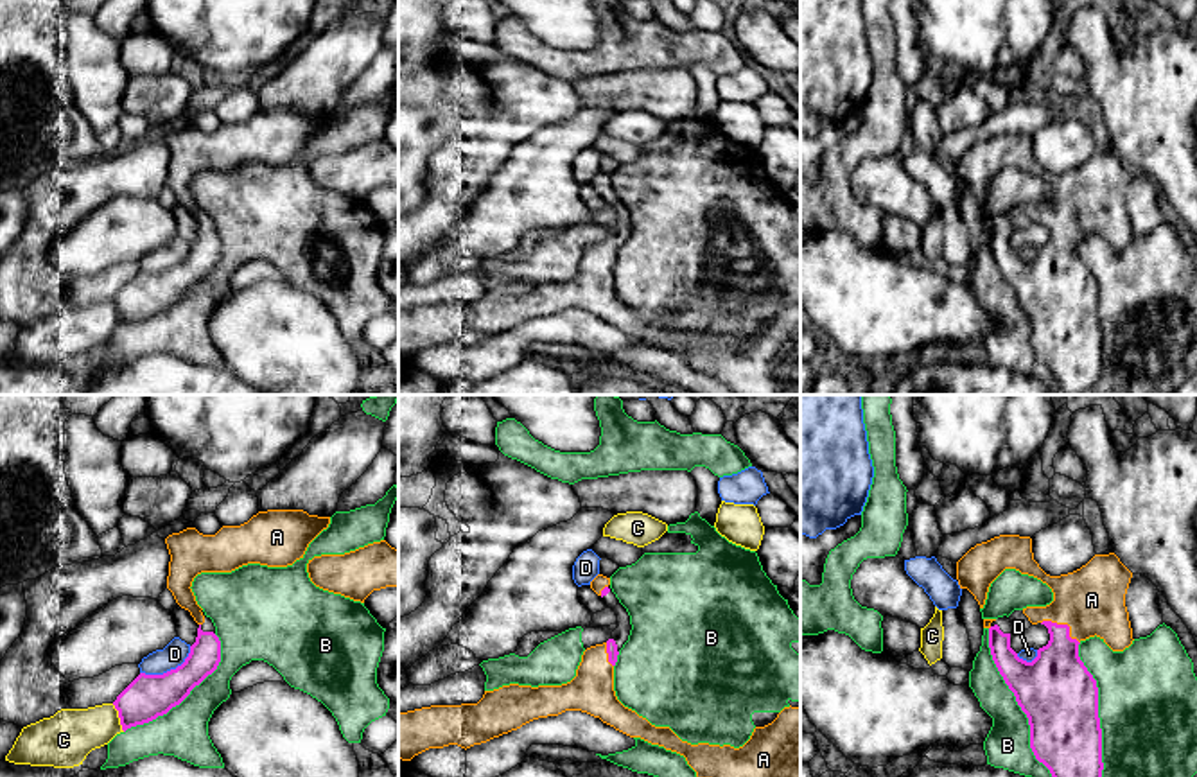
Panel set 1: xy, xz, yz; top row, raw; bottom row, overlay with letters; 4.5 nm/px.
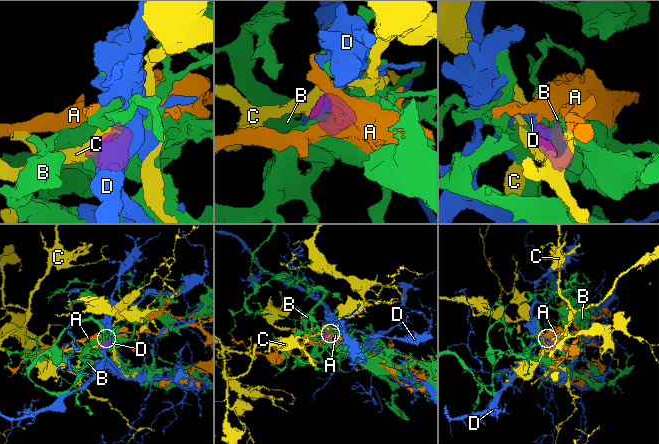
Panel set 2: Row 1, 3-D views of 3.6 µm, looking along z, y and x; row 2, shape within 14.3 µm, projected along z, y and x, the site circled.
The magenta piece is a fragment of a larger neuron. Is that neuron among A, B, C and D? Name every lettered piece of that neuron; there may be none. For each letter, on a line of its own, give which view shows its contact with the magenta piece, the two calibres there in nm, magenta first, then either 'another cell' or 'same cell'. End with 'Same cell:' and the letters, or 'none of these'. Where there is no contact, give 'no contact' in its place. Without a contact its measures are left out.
A: yz | 280/300 nm | same cell
B: yz | 340/200 nm | another cell
C: xy | 200/240 nm | another cell
D: xy | 200/110 nm | another cell
Same cell: A

